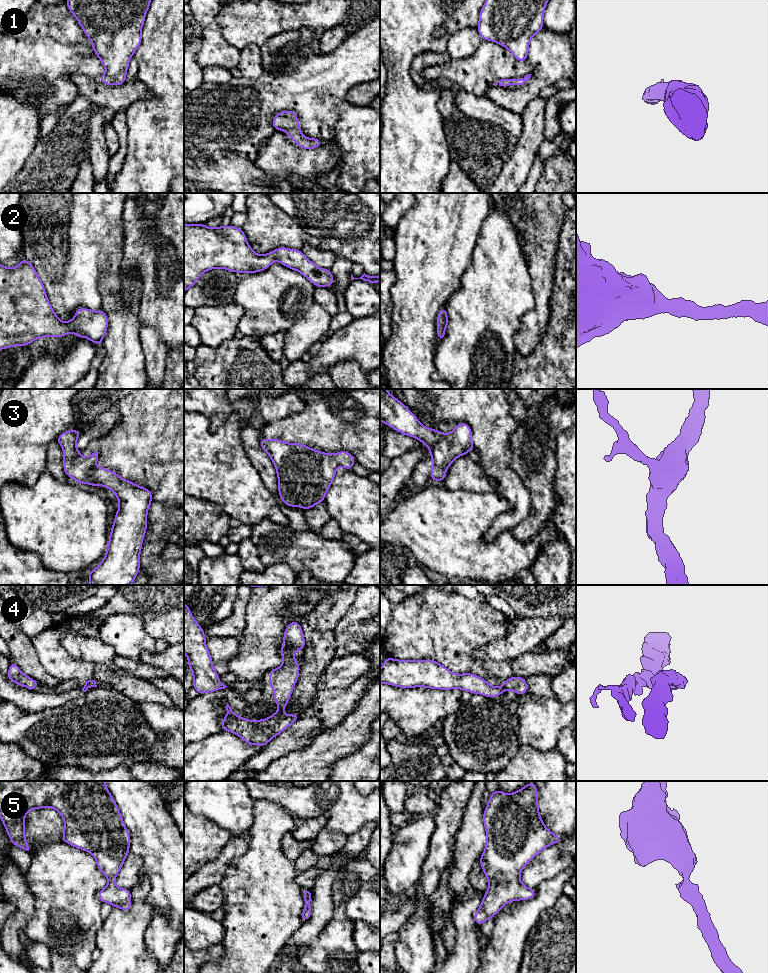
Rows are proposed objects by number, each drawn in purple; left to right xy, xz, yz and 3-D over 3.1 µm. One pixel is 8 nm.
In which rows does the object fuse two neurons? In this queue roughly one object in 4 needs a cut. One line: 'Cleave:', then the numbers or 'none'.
Cleave: 4

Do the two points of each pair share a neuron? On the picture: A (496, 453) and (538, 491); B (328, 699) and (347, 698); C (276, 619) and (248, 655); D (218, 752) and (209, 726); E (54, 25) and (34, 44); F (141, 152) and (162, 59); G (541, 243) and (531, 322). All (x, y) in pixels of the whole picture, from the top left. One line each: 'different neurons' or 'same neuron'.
A: different neurons
B: same neuron
C: same neuron
D: different neurons
E: different neurons
F: same neuron
G: same neuron

